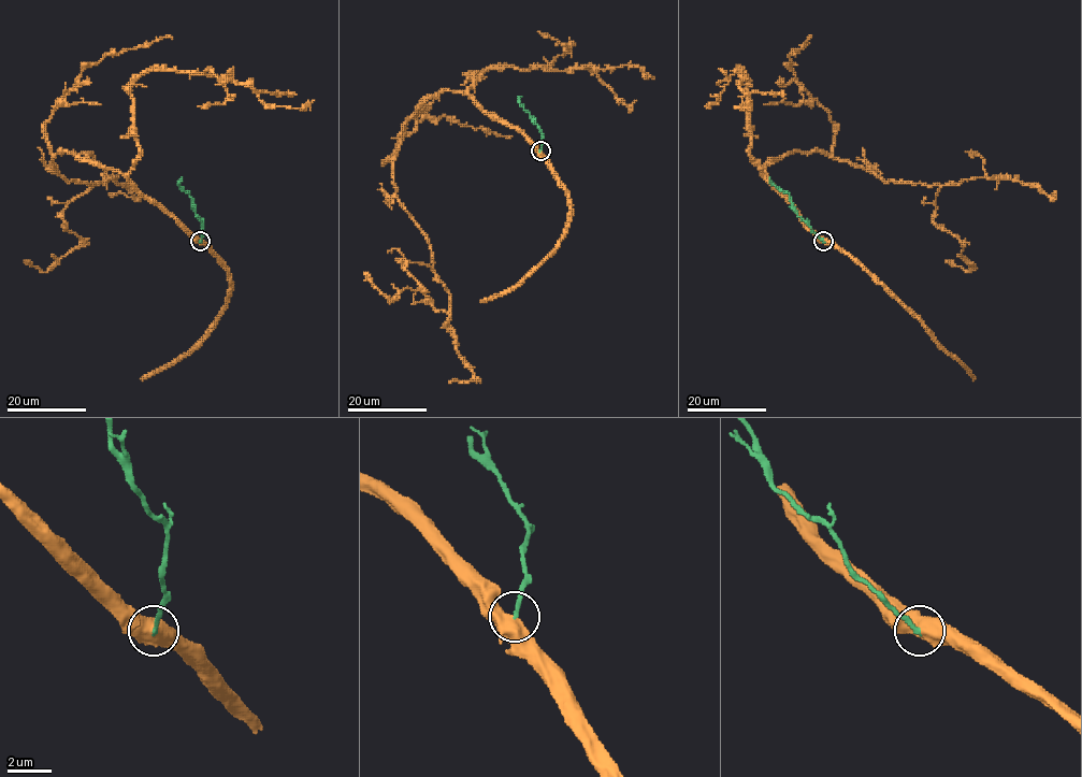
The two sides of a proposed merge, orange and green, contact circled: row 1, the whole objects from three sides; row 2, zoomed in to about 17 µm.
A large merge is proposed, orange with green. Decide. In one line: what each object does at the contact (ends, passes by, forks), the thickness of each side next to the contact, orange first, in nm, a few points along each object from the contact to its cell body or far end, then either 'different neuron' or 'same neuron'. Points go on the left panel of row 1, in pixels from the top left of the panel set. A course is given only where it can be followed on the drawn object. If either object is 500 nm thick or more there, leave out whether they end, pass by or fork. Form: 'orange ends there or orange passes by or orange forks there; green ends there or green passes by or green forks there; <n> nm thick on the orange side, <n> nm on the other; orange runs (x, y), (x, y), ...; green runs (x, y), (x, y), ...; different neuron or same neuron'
orange forks there; green ends there; 440 nm thick on the orange side, 190 nm on the other; orange runs (200, 241), (118, 172), (59, 149), (67, 181), (92, 185), (65, 207), (82, 240), (45, 271), (24, 260); green runs (200, 241), (203, 222), (196, 215), (190, 193), (179, 186), (182, 177); different neuron

